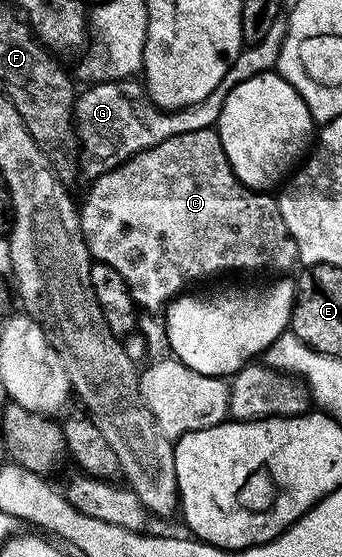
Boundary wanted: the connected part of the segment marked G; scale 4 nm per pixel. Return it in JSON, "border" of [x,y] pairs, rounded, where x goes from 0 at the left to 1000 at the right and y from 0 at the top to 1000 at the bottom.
{"border":[[[833,34],[810,36],[784,54],[784,61],[766,74],[746,79],[719,79],[708,92],[696,95],[693,104],[667,117],[655,140],[608,176],[573,183],[547,194],[515,194],[488,197],[465,194],[439,176],[436,165],[401,142],[371,140],[363,144],[304,144],[266,149],[254,165],[231,163],[216,181],[216,219],[222,224],[222,242],[234,260],[234,302],[254,318],[301,316],[307,309],[327,307],[330,302],[348,302],[363,291],[374,291],[398,276],[503,248],[515,241],[561,241],[561,233],[596,233],[599,230],[626,230],[643,212],[643,197],[655,197],[655,181],[667,178],[667,169],[702,154],[702,147],[725,147],[725,140],[749,140],[775,129],[798,129],[813,120],[819,90],[836,66]]]}

